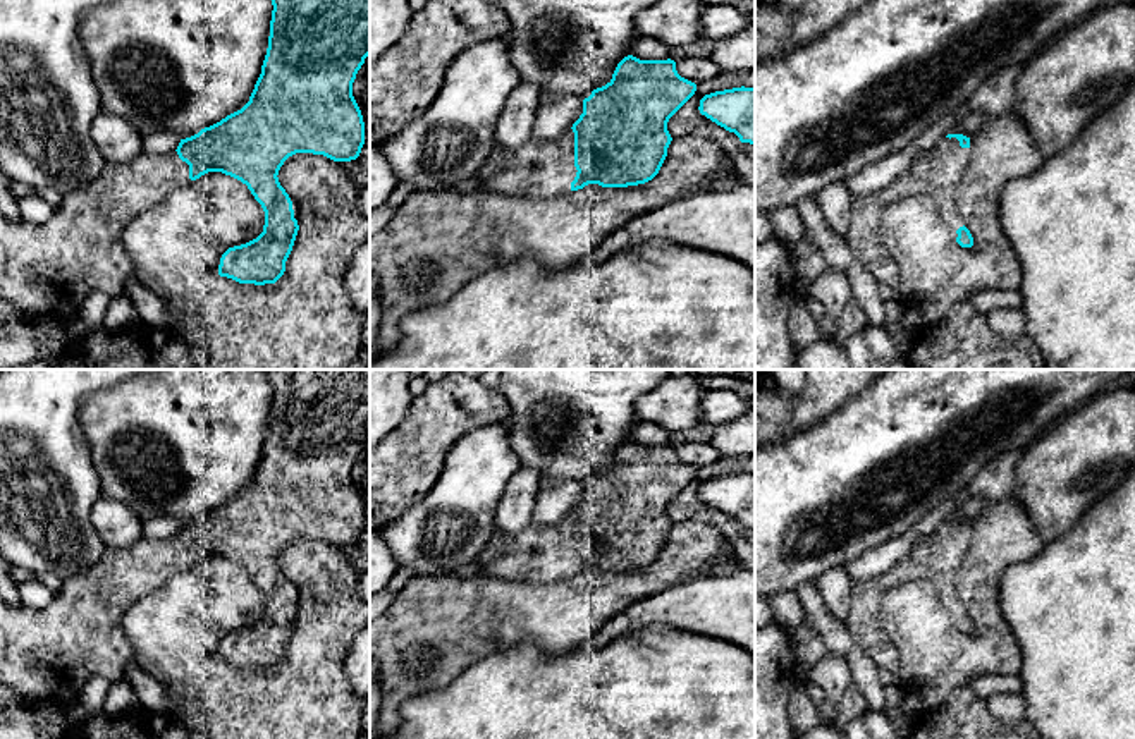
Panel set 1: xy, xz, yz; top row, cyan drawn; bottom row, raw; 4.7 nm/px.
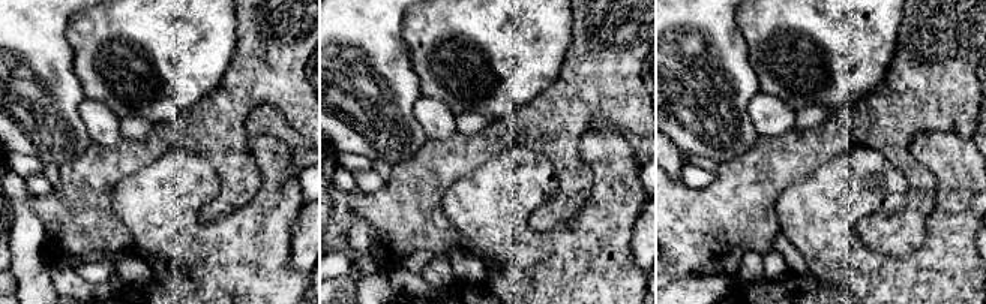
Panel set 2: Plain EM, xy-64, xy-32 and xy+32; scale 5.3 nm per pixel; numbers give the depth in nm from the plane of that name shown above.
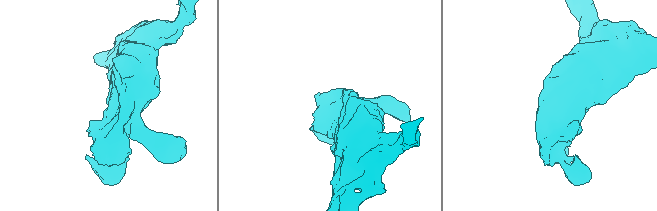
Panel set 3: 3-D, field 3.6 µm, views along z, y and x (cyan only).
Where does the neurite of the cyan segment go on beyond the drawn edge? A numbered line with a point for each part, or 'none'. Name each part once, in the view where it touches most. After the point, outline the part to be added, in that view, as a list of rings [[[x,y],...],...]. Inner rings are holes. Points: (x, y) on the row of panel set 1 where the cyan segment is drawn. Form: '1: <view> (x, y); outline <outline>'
1: xz (535, 169); outline [[[568,127],[555,141],[528,139],[516,150],[494,146],[478,177],[485,192],[555,198],[571,192],[576,172],[574,132]]]

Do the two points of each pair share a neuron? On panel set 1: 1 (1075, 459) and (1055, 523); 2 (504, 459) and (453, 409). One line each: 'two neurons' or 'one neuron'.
1: one neuron
2: two neurons

